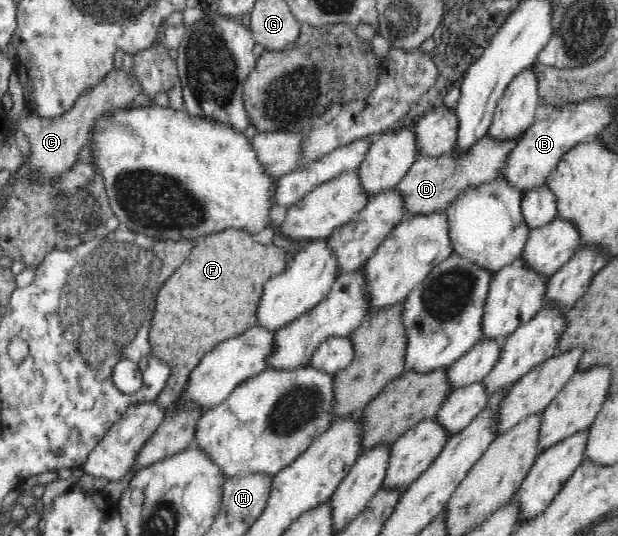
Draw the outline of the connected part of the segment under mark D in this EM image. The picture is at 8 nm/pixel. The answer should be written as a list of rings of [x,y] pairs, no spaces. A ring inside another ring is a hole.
[[[485,136],[469,151],[469,155],[456,157],[455,151],[438,158],[418,156],[402,181],[395,187],[395,192],[403,197],[406,216],[428,215],[450,207],[455,197],[466,189],[496,183],[499,169],[507,160],[507,155],[514,149],[518,140],[496,143]]]

